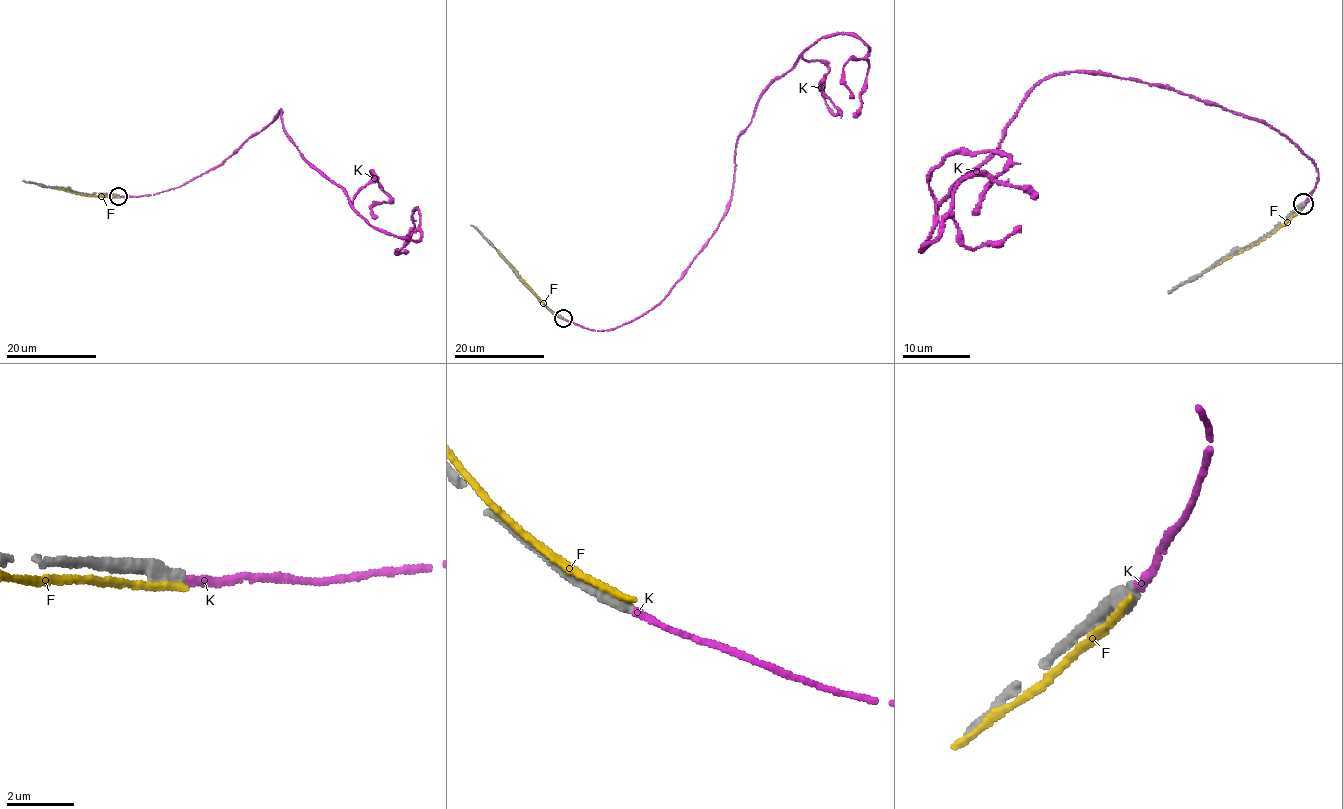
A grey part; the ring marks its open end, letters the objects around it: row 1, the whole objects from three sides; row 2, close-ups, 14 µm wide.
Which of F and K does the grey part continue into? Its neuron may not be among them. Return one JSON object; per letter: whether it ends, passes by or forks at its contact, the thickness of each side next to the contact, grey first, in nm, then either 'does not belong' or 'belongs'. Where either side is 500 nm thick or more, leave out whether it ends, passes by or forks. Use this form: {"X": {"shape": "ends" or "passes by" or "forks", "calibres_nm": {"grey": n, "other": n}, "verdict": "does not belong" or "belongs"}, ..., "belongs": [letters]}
{"F": {"calibres_nm": {"grey": 550, "other": 240}, "verdict": "does not belong"}, "K": {"shape": "ends", "calibres_nm": {"grey": 400, "other": 200}, "verdict": "does not belong"}, "belongs": []}

